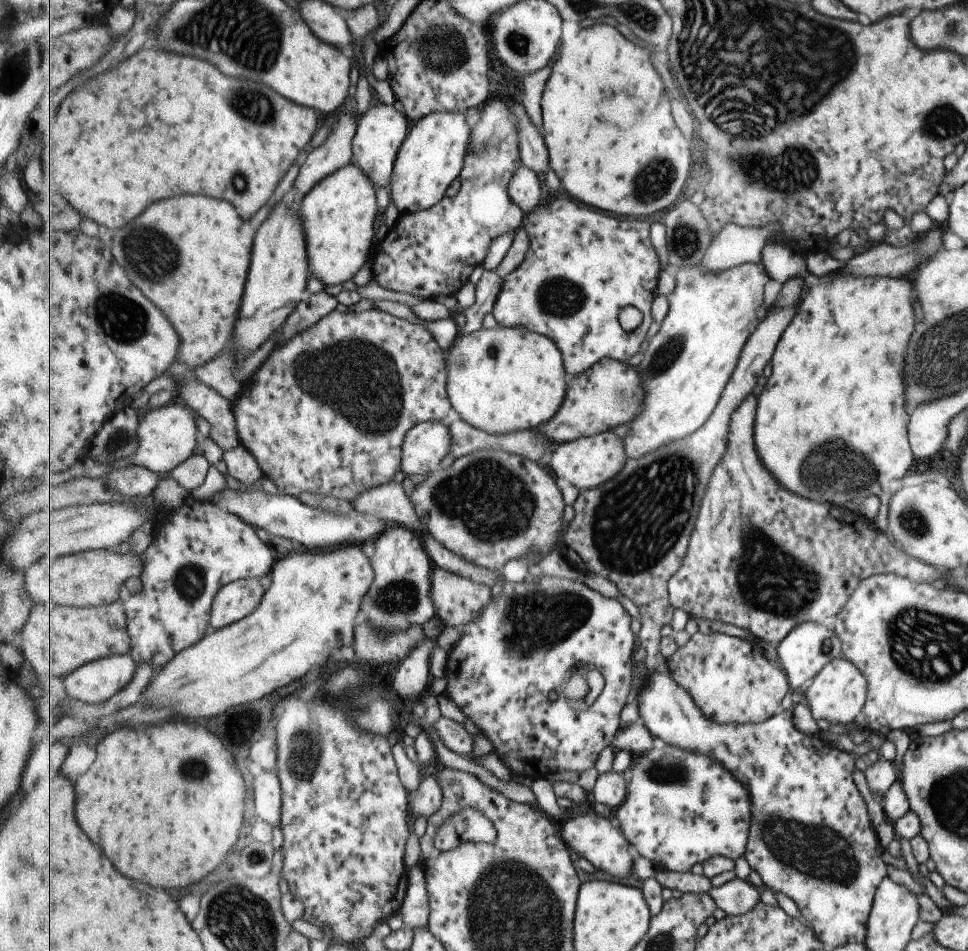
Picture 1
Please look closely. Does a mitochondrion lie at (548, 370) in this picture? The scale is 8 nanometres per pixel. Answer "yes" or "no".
no

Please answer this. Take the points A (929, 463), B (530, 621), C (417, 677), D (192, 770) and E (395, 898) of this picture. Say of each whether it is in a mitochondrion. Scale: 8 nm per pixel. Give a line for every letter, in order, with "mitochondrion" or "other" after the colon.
A: other
B: mitochondrion
C: other
D: mitochondrion
E: other

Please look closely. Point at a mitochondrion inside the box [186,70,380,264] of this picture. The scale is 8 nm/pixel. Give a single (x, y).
(248, 104)

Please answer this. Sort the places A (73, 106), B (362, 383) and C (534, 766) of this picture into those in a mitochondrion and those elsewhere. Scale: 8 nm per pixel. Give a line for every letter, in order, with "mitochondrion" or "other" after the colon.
A: other
B: mitochondrion
C: other

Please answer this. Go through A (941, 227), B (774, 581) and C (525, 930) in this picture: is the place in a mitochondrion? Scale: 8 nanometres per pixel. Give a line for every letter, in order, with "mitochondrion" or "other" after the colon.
A: other
B: mitochondrion
C: mitochondrion

